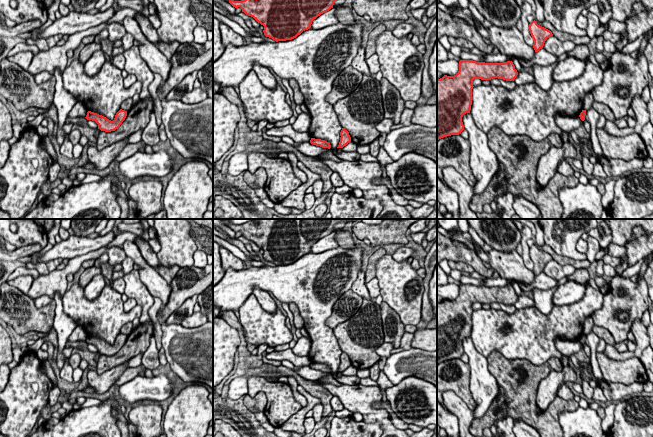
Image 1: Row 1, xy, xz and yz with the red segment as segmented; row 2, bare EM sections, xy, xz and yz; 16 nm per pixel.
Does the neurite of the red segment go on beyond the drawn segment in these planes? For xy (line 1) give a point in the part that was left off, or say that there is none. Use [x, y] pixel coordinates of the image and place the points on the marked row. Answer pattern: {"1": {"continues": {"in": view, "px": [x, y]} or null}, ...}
{"1": {"continues": null}}

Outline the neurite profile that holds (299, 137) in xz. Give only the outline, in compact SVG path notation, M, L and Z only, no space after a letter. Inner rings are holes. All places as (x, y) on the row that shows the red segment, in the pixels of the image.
M289 124L284 127L273 127L267 129L266 134L268 136L288 136L294 140L295 143L303 143L303 142L310 142L311 136L308 132L297 132L293 129L292 125Z

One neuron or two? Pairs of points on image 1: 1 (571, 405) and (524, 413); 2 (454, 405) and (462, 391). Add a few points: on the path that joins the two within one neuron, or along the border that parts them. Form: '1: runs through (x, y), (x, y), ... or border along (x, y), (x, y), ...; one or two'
1: runs through (559, 405), (546, 417), (536, 417); one
2: border along (447, 390), (452, 390), (472, 411); two

